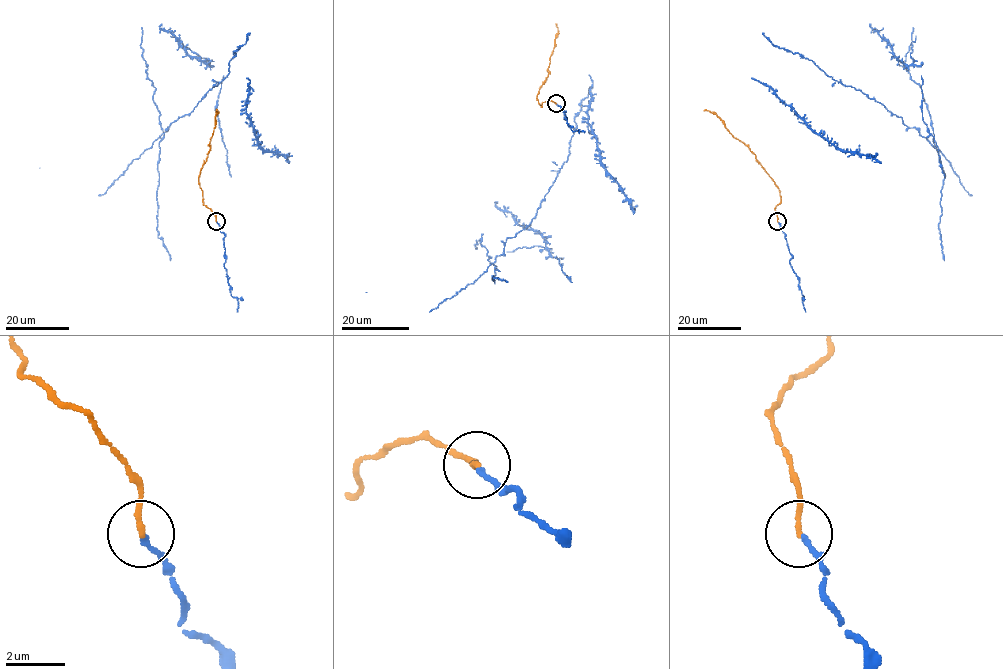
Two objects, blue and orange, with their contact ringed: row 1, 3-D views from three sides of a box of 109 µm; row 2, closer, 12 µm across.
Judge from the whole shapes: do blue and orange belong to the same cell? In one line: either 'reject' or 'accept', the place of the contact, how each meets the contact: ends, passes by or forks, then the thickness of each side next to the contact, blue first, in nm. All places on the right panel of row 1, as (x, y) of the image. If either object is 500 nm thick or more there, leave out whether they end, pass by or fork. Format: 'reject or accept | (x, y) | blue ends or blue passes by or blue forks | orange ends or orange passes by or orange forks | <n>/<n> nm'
accept | (777, 221) | blue ends | orange ends | 160/180 nm

